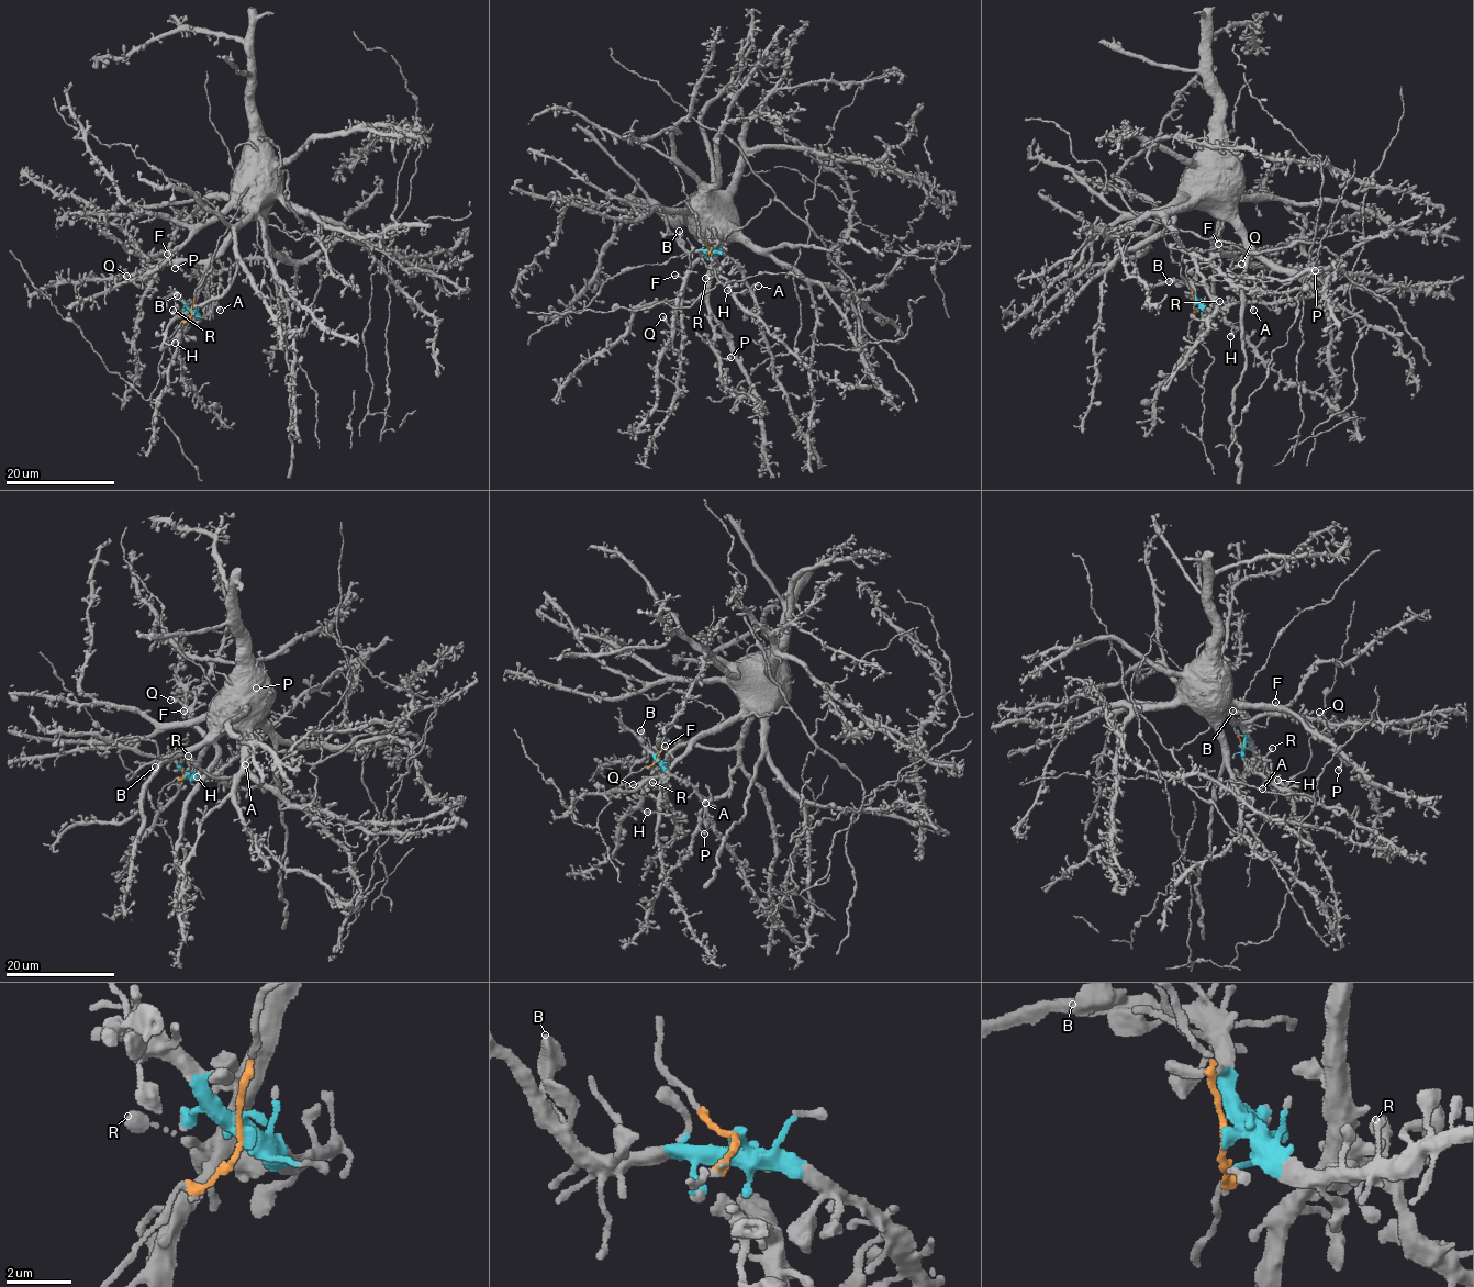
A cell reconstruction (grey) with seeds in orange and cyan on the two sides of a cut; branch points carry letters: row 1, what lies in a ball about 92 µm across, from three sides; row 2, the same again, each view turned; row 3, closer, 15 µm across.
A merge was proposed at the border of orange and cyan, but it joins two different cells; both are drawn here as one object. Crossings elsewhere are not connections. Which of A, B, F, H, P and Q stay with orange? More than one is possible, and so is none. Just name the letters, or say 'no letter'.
F, H, P, Q

